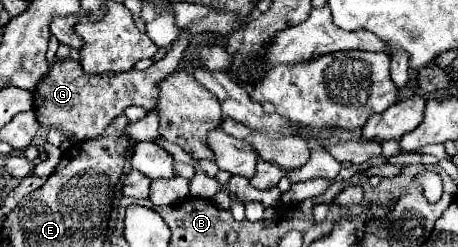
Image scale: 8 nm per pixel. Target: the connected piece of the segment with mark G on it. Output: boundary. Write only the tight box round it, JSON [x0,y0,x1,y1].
[34,30,192,142]

